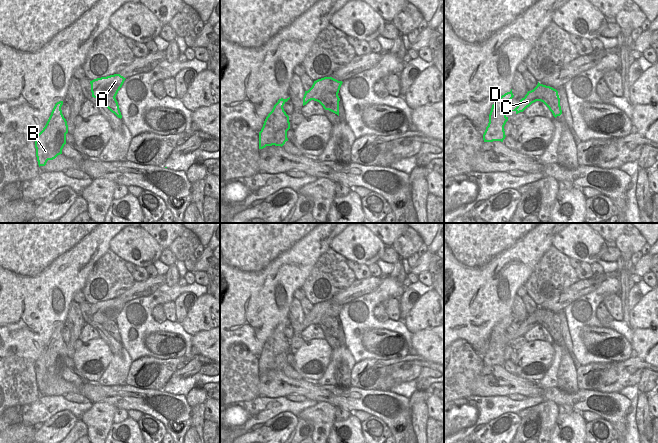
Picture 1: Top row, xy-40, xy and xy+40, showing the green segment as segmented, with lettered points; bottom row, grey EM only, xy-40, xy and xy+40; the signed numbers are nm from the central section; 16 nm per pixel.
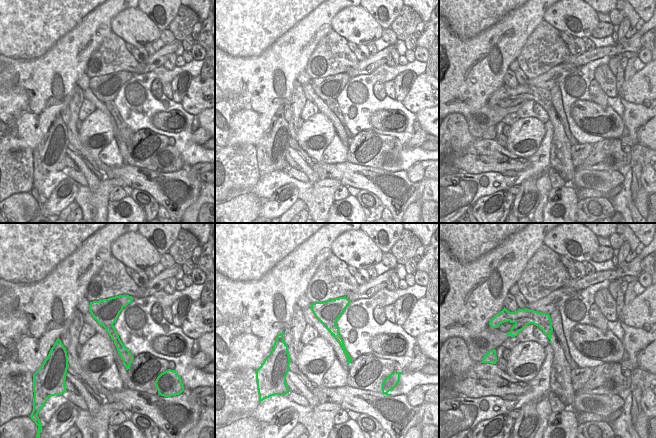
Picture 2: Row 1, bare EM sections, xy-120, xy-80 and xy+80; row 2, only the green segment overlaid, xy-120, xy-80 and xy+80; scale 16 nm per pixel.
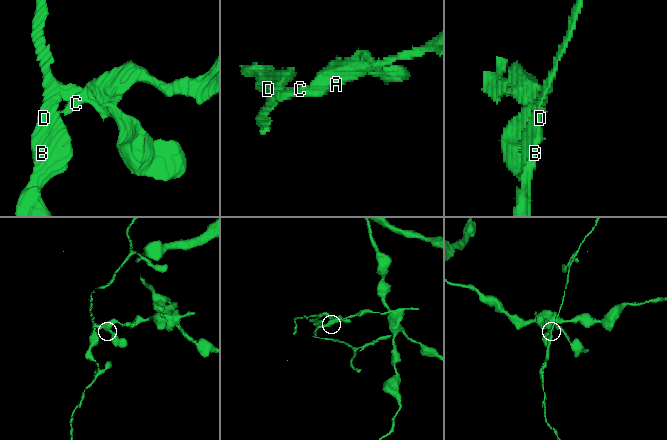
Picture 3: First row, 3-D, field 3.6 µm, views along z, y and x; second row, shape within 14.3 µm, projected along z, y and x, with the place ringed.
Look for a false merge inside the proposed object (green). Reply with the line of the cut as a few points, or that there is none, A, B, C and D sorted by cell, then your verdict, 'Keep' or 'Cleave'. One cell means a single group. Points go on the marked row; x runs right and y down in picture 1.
Split along xy (337, 93), (325, 91), (320, 98), (314, 100). Groups: A C / B D. Cleave

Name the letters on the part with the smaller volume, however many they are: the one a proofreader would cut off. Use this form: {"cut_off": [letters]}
{"cut_off": ["B", "D"]}

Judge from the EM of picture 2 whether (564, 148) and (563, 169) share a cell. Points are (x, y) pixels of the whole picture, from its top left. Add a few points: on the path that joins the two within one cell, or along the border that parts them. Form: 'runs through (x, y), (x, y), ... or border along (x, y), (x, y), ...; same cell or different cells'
runs through (563, 153), (563, 164); same cell

